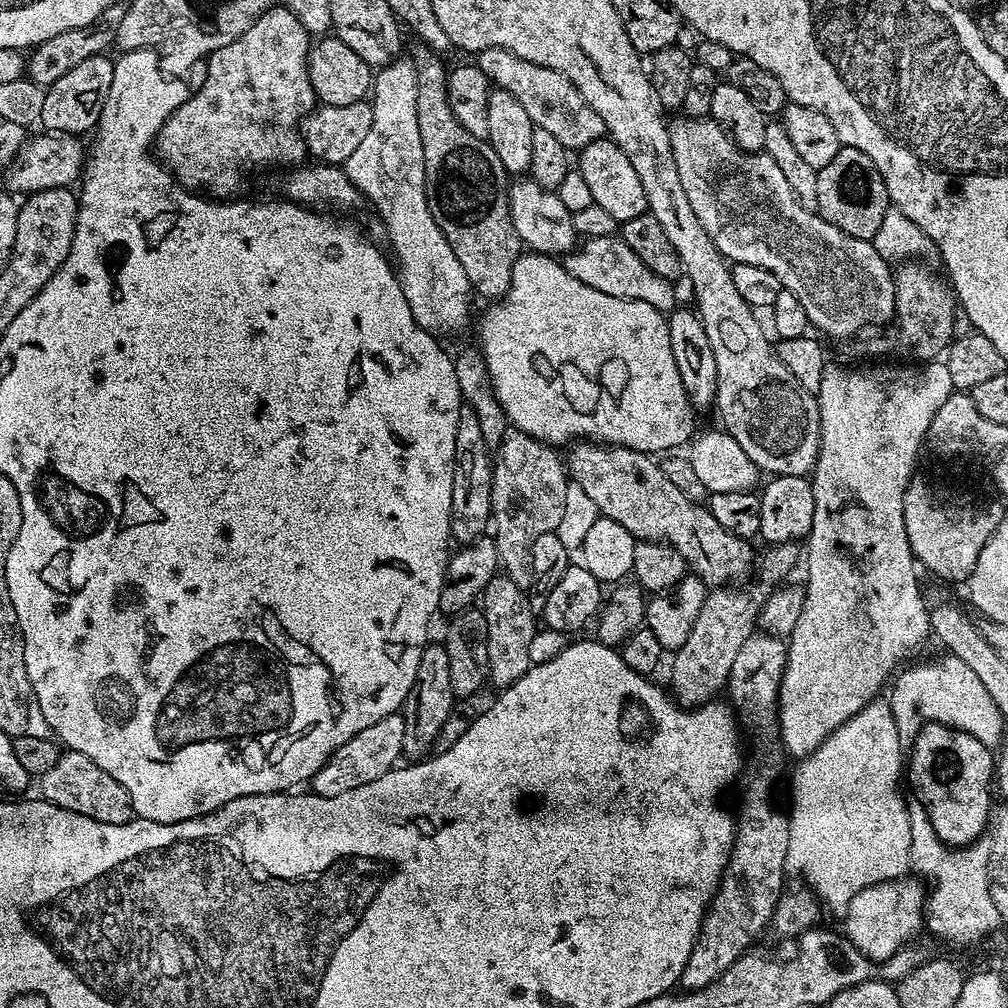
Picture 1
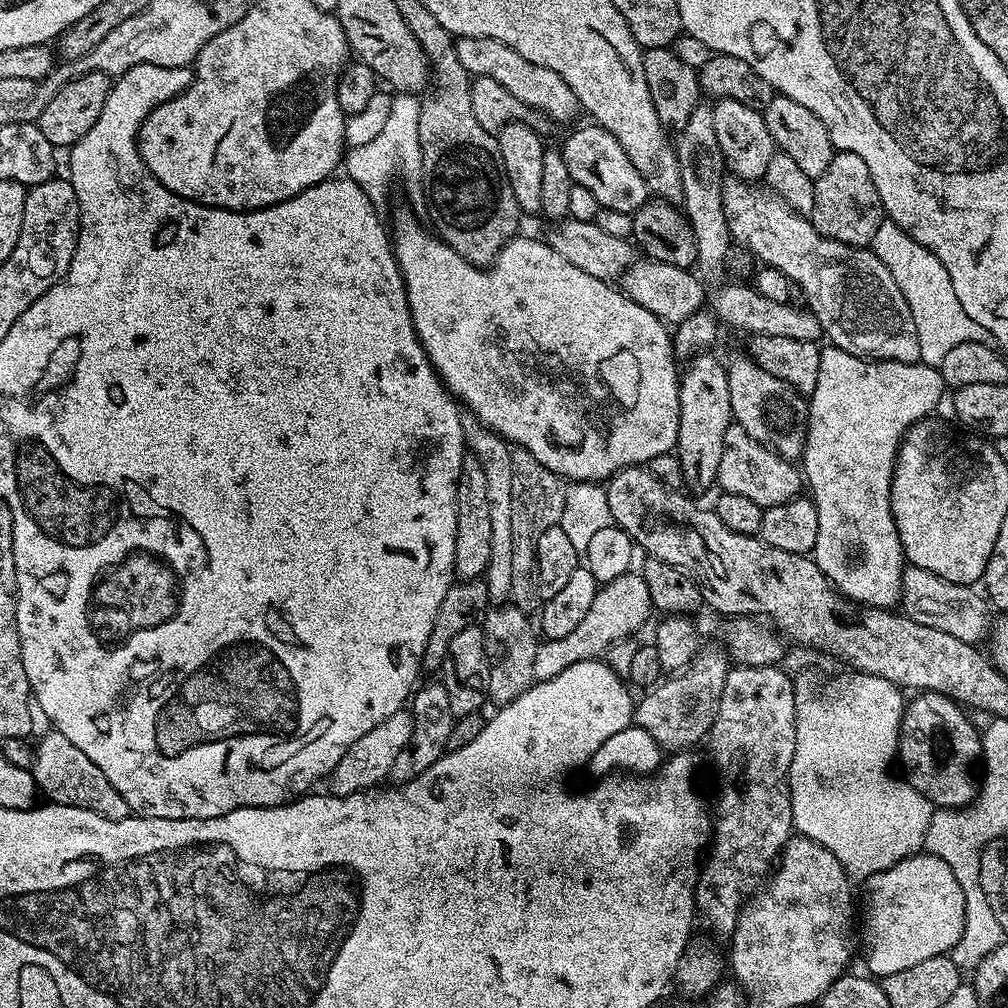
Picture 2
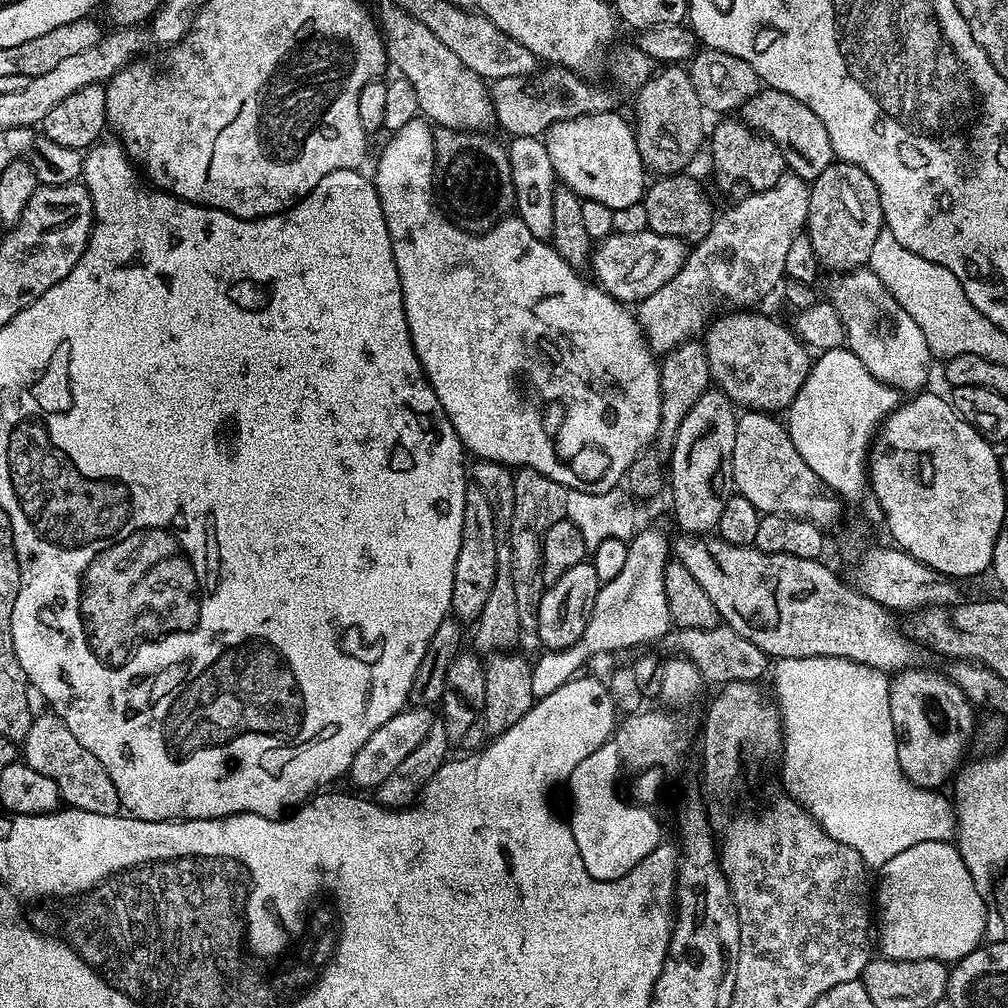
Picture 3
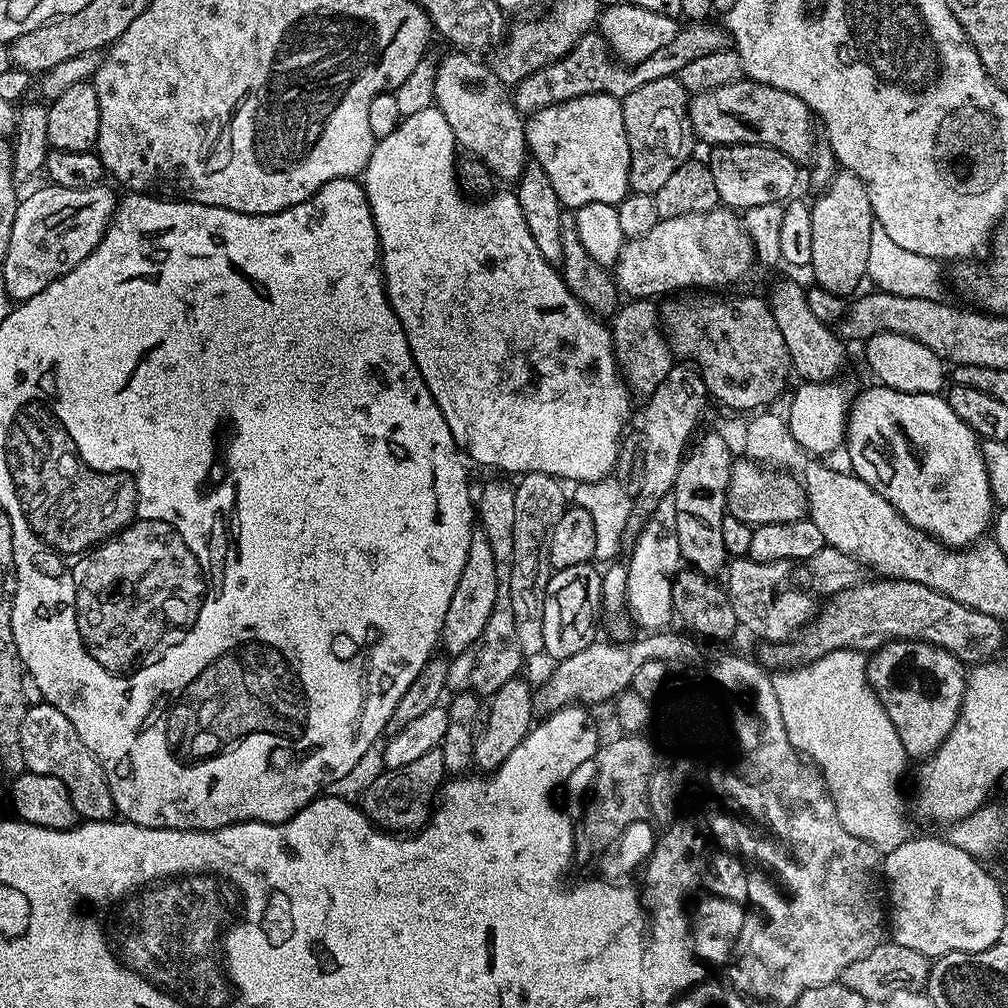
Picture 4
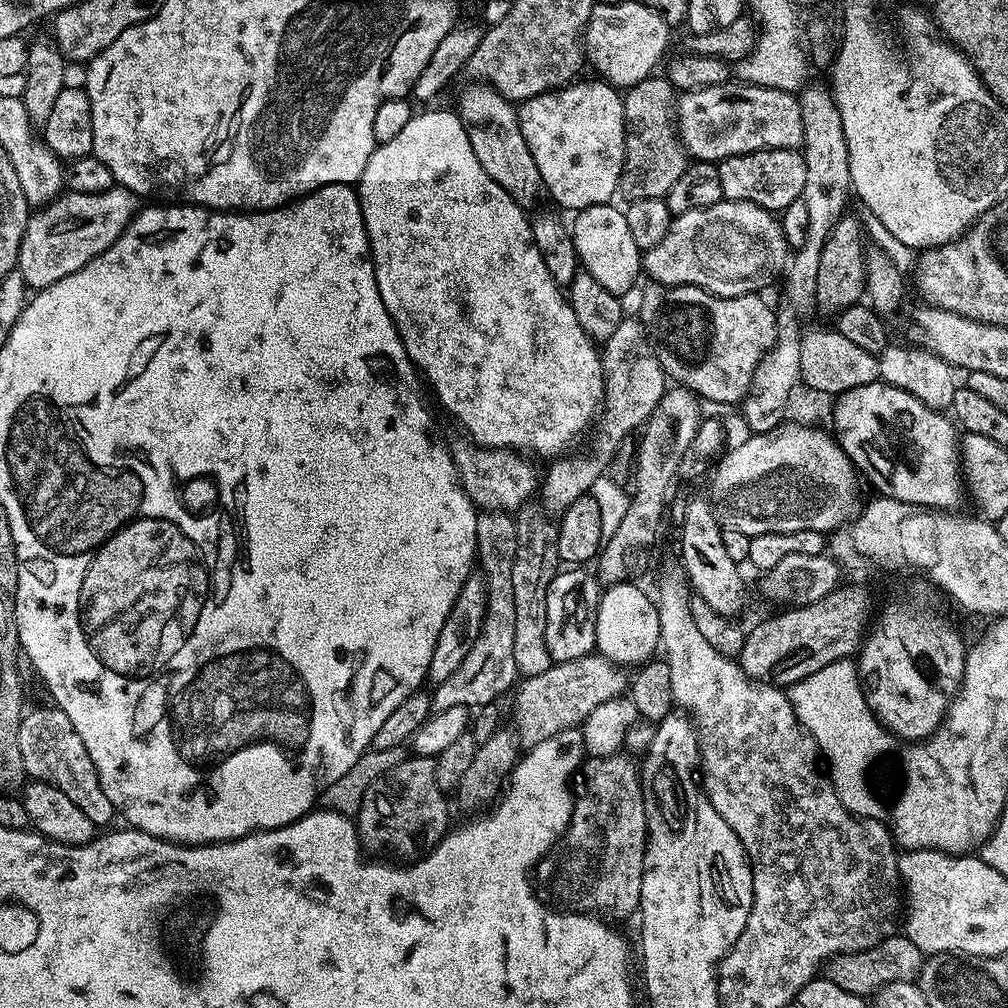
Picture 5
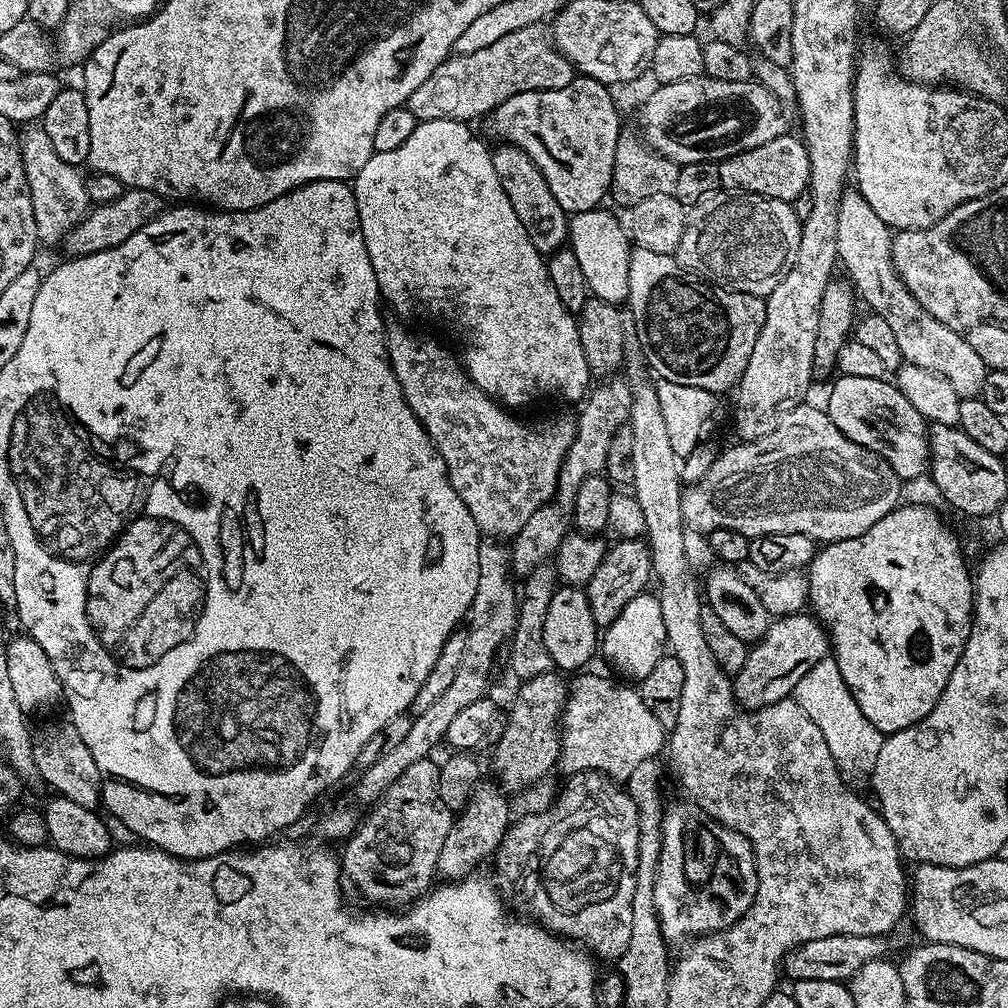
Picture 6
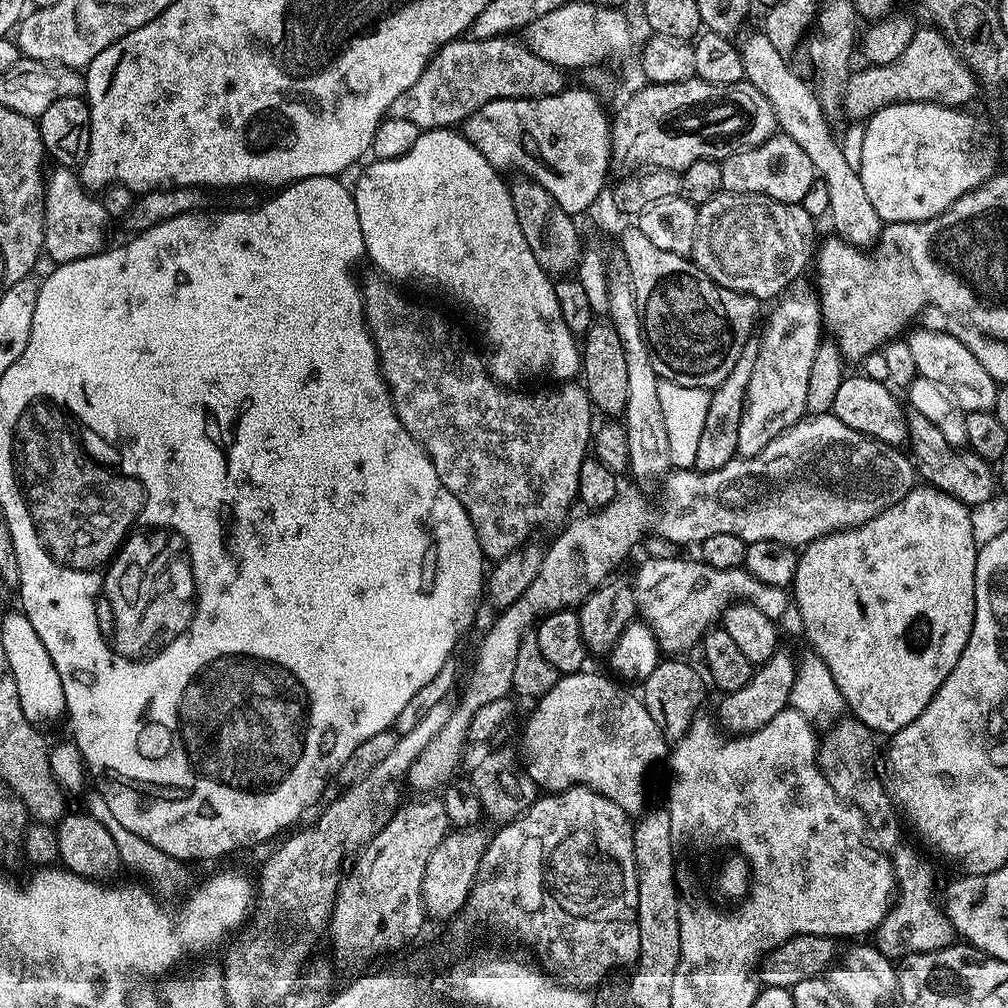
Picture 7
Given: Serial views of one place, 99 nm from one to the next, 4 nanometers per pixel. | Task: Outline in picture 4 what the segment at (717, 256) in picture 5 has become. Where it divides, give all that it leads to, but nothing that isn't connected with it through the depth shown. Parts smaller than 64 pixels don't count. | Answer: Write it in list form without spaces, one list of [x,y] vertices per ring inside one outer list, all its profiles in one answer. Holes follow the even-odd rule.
[[[717,206],[711,212],[660,220],[650,234],[627,241],[614,265],[614,279],[625,297],[667,297],[679,293],[679,288],[724,288],[742,279],[753,260],[748,233],[737,213]]]

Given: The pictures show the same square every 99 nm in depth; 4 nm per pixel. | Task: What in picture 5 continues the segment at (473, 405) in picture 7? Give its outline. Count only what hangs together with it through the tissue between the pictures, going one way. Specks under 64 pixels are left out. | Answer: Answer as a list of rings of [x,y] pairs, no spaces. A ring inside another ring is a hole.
[[[475,442],[467,443],[451,445],[450,451],[464,492],[477,509],[512,514],[537,495],[538,472],[536,476],[536,468],[527,460],[527,455],[511,448],[483,448]]]

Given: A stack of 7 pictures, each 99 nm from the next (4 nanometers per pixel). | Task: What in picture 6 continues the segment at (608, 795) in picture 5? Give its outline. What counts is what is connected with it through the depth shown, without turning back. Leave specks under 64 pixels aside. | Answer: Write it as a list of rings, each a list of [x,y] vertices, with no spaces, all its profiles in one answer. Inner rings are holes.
[[[574,772],[567,777],[567,780],[568,785],[561,790],[560,797],[557,798],[553,808],[548,808],[545,812],[538,813],[537,816],[524,816],[517,824],[515,821],[509,827],[508,835],[494,853],[497,868],[494,880],[500,886],[508,884],[509,890],[514,895],[520,896],[525,910],[529,912],[527,915],[540,927],[547,928],[549,932],[555,932],[565,941],[583,946],[593,957],[601,956],[604,960],[616,962],[626,950],[626,946],[630,946],[630,934],[634,930],[634,890],[636,889],[636,867],[638,866],[638,810],[628,791],[600,772]]]

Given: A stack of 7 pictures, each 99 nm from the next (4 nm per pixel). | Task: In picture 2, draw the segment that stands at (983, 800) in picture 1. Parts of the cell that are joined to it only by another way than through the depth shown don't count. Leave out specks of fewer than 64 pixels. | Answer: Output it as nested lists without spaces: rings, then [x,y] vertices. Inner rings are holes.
[[[925,691],[913,696],[916,697],[905,703],[904,716],[900,719],[898,764],[904,767],[903,779],[937,809],[951,810],[971,804],[978,791],[977,785],[974,780],[972,784],[971,774],[959,772],[956,764],[968,768],[975,760],[977,763],[982,752],[981,733],[968,721],[964,713],[967,711],[951,696]]]

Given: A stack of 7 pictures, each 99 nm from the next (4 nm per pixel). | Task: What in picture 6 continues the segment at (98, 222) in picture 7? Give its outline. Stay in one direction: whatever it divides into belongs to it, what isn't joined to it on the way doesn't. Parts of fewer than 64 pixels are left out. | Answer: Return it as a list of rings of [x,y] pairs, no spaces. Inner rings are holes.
[[[28,126],[20,136],[22,166],[26,170],[26,182],[30,190],[30,202],[34,206],[34,226],[36,238],[41,245],[59,245],[71,233],[72,229],[88,215],[90,211],[90,188],[80,181],[77,165],[62,162],[50,146],[43,126]]]

